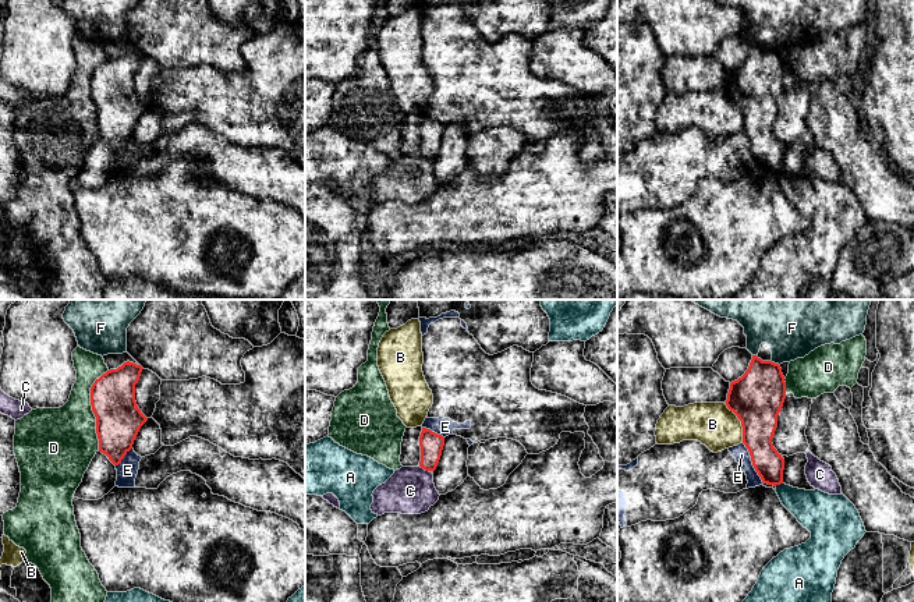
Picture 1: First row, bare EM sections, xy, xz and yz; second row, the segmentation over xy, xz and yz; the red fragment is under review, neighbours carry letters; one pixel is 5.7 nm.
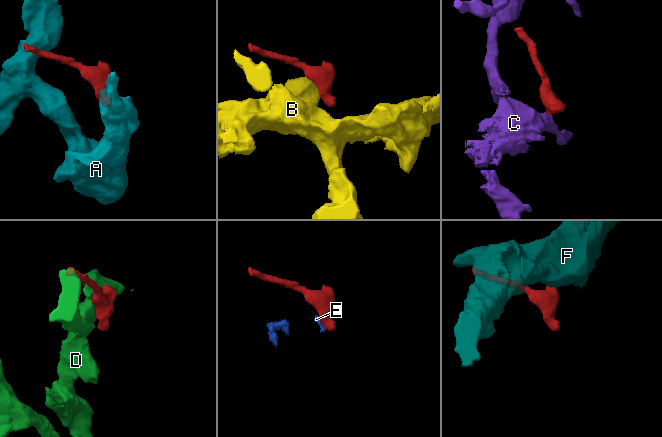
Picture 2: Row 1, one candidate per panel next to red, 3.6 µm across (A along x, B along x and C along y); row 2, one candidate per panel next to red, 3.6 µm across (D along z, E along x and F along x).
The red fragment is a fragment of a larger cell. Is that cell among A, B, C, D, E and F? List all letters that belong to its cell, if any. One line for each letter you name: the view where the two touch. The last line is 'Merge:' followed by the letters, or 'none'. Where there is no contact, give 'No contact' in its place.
C: Touches red in xz
Merge: C

